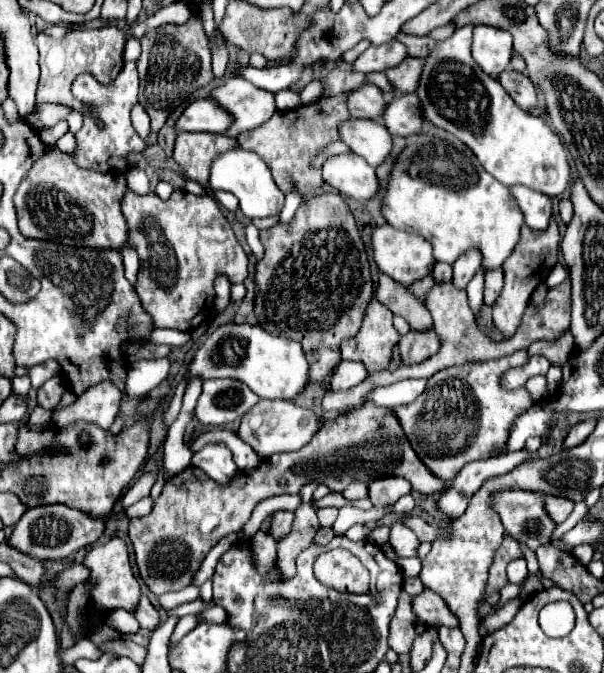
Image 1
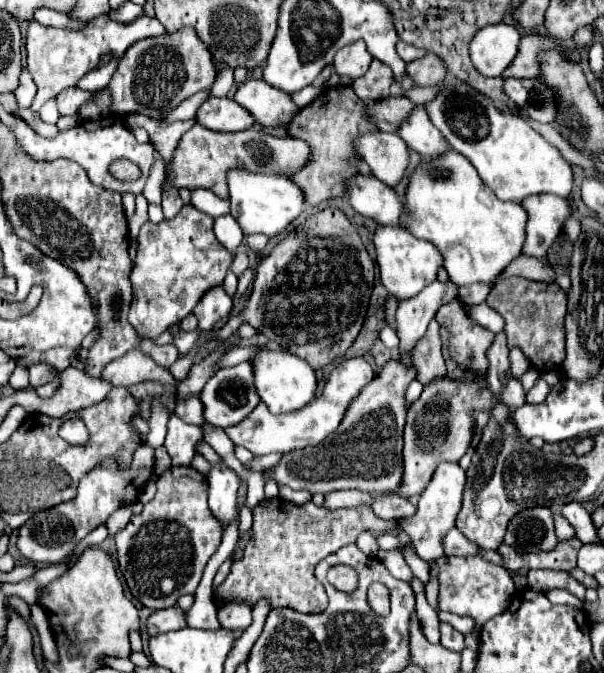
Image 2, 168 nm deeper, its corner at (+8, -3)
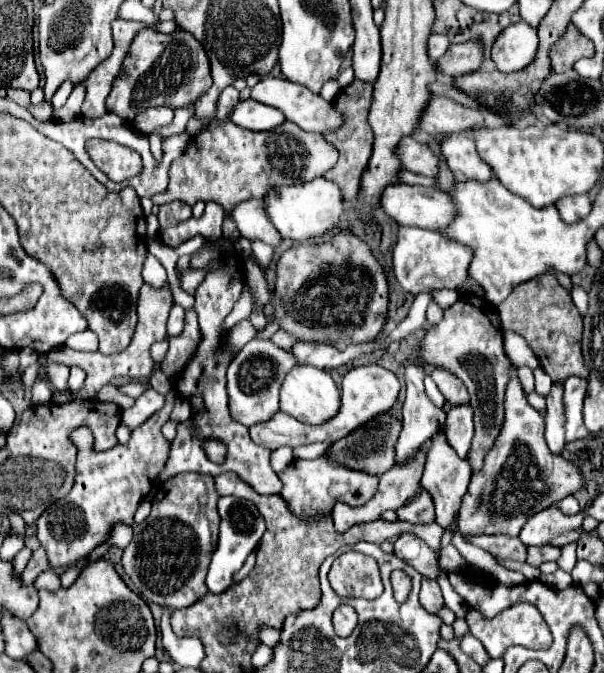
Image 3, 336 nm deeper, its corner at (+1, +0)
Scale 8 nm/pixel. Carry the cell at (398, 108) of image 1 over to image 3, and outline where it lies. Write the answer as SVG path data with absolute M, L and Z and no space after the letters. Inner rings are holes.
M455 133L451 137L441 139L441 153L455 175L477 181L487 181L493 177L489 165L479 159L475 141L469 133Z

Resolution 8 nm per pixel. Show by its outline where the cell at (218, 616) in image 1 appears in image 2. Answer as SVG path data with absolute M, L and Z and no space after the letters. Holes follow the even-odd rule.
M244 602L228 604L218 610L218 620L226 630L246 630L252 624L252 610Z

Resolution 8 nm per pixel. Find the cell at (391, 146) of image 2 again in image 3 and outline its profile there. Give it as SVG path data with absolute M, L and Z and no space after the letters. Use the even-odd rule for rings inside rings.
M411 137L401 139L401 143L395 149L395 155L405 171L427 175L427 177L433 177L437 173L437 157L433 155L433 151Z

